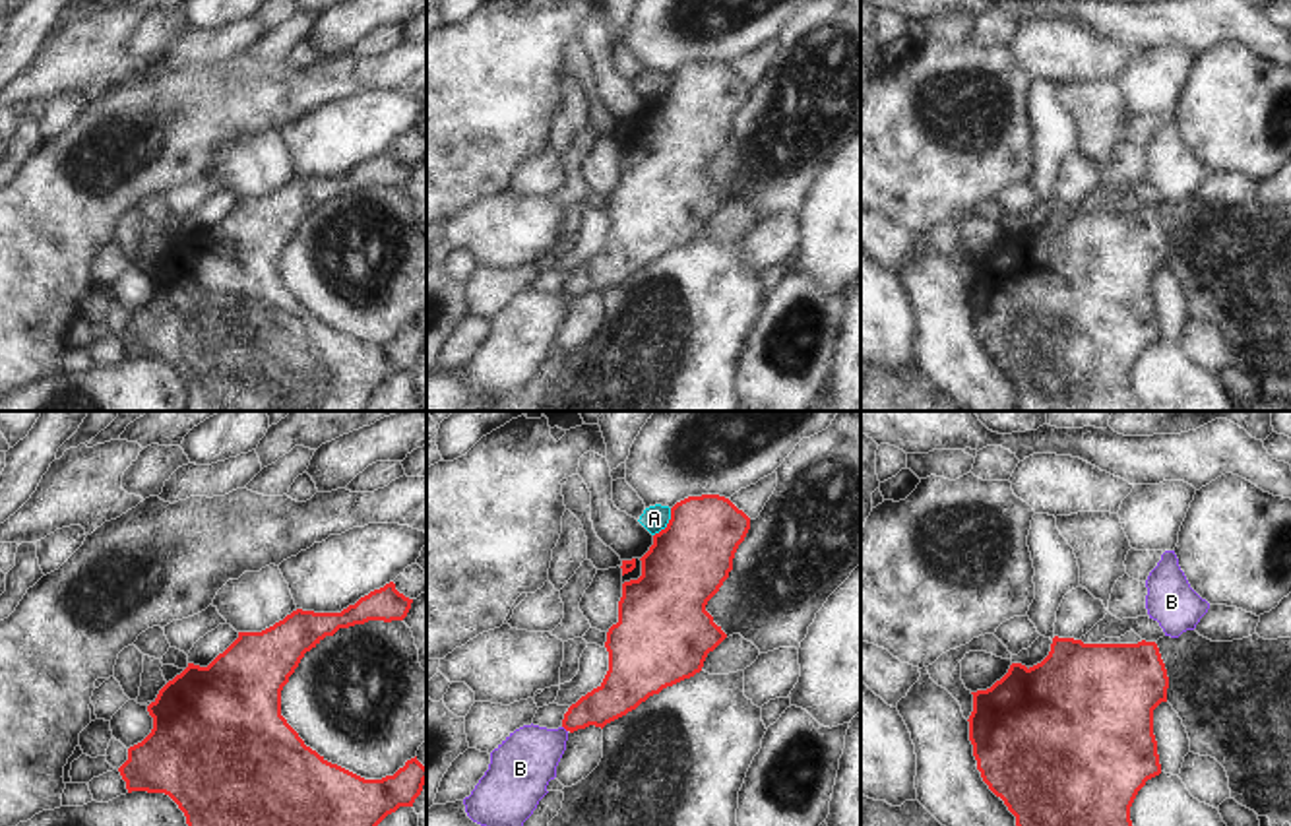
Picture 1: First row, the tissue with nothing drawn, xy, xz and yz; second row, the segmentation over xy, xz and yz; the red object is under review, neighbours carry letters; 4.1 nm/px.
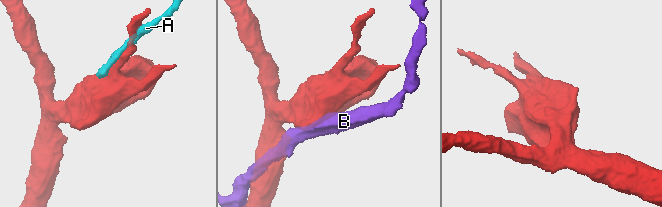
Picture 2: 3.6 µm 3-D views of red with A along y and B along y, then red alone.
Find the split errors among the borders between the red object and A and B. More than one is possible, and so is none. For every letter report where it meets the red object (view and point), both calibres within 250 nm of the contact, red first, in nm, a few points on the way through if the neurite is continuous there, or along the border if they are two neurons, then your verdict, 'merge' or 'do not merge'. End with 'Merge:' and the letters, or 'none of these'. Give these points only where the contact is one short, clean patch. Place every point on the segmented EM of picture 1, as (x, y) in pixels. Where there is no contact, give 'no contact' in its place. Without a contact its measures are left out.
A: meets red in xz at (667, 524); 340 nm thick on the red side, 110 nm on the other; do not merge
B: meets red in xz at (565, 728); 160 nm thick on the red side, 260 nm on the other; border along xz (563, 726), (566, 731); do not merge
Merge: none of these

